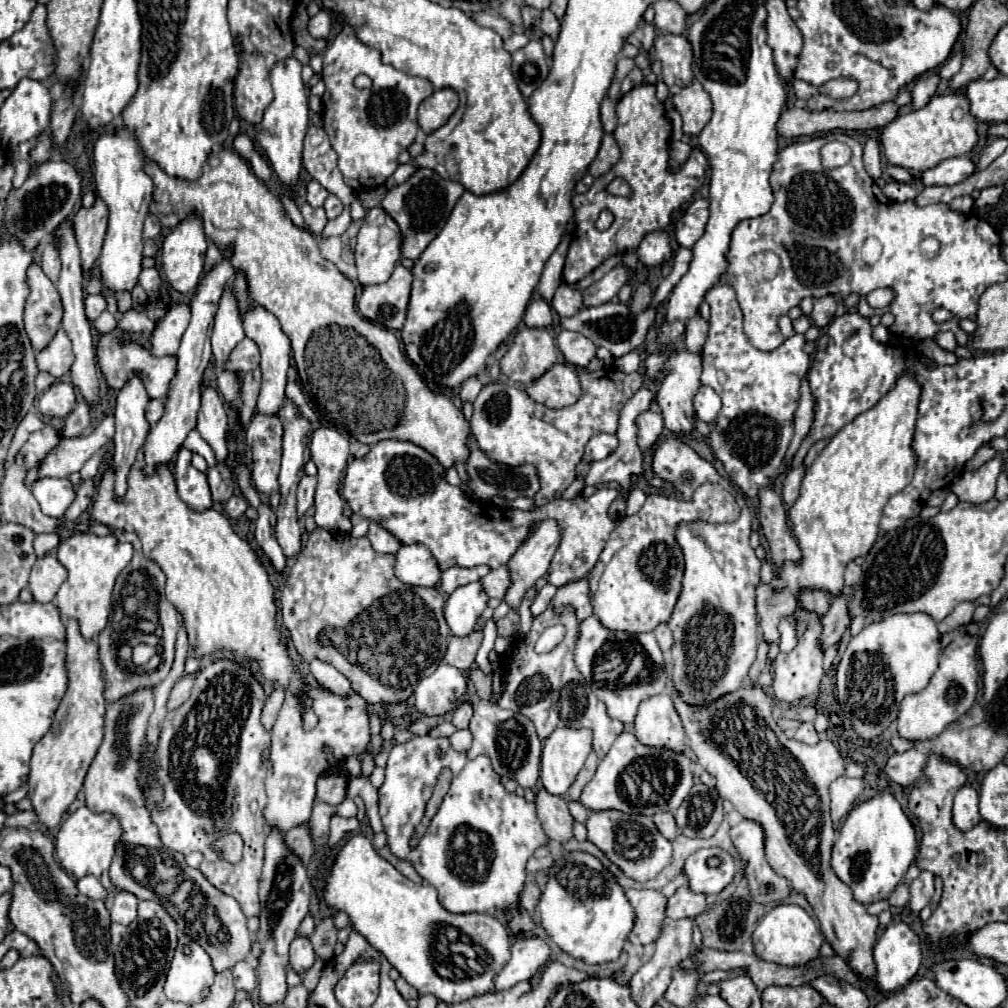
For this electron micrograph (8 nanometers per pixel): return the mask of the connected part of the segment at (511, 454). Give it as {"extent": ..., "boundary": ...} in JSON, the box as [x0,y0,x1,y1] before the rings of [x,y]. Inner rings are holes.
{"extent":[471,368,641,506],"boundary":[[[601,368],[597,372],[583,372],[579,374],[583,396],[577,404],[567,406],[563,410],[549,410],[547,406],[535,402],[529,398],[529,394],[521,386],[507,386],[505,382],[489,382],[481,388],[477,400],[473,402],[475,412],[471,418],[471,434],[475,436],[479,448],[495,462],[519,466],[519,464],[535,464],[541,480],[541,490],[535,494],[535,504],[543,506],[555,498],[561,498],[563,490],[575,480],[575,466],[583,458],[583,448],[587,440],[599,432],[615,434],[617,420],[619,420],[619,408],[641,388],[641,374],[631,372],[625,374],[615,368]]]}

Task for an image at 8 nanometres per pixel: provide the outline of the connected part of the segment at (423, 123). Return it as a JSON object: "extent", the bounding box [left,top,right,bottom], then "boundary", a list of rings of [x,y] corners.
{"extent":[419,88,459,134],"boundary":[[[445,88],[445,90],[435,90],[431,94],[431,98],[423,100],[423,104],[419,106],[419,126],[425,134],[435,132],[437,128],[441,128],[449,116],[457,110],[459,106],[459,98],[453,90]]]}

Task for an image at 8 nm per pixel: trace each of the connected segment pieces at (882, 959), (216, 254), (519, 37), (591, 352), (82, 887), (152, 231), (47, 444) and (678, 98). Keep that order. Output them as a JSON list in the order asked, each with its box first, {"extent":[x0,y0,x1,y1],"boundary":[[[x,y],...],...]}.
[{"extent":[873,922,921,992],"boundary":[[[903,922],[891,924],[873,948],[875,982],[881,992],[903,988],[921,966],[921,944],[917,934]]]},{"extent":[203,241,222,272],"boundary":[[[209,241],[208,248],[209,249],[207,250],[207,257],[203,269],[204,272],[209,270],[209,268],[212,268],[222,258],[222,254],[218,249],[216,249],[217,246],[213,244],[211,241]]]},{"extent":[505,32,529,52],"boundary":[[[519,32],[519,34],[513,34],[513,36],[509,36],[505,40],[505,48],[507,48],[507,52],[515,52],[515,50],[523,48],[527,42],[529,42],[529,36],[523,34],[523,32]]]},{"extent":[557,330,595,366],"boundary":[[[563,330],[557,336],[557,346],[563,352],[565,360],[575,366],[587,366],[595,358],[595,344],[587,340],[581,332],[569,332]]]},{"extent":[77,874,107,900],"boundary":[[[91,874],[79,878],[79,880],[77,880],[77,888],[79,888],[81,894],[91,896],[93,900],[105,900],[105,896],[107,896],[107,892],[105,892],[105,888],[101,886],[99,878],[95,878],[95,876],[91,876]]]},{"extent":[143,214,161,240],"boundary":[[[153,214],[147,216],[145,220],[145,228],[143,228],[143,238],[149,240],[149,238],[157,238],[161,234],[161,224],[159,224],[159,218],[155,218]]]},{"extent":[21,426,59,468],"boundary":[[[45,426],[43,430],[39,432],[33,432],[29,436],[29,440],[23,444],[21,448],[21,454],[25,456],[25,468],[33,468],[33,466],[39,466],[45,456],[59,444],[59,434],[53,426]]]},{"extent":[671,82,711,136],"boundary":[[[699,82],[681,88],[679,94],[671,96],[673,106],[681,112],[683,132],[697,136],[711,120],[711,98]]]}]

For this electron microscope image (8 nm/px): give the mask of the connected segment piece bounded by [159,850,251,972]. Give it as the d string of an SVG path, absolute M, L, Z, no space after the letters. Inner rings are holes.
M165 850L165 852L167 852L169 856L173 856L173 858L179 862L179 866L183 868L185 876L189 876L189 878L199 886L201 894L205 896L205 904L203 904L203 910L199 910L197 914L193 914L193 912L181 914L181 912L177 910L177 906L175 906L173 902L165 902L165 898L163 898L163 902L159 902L159 904L161 904L161 906L167 910L167 914L177 922L177 926L179 926L179 930L181 930L183 934L189 934L193 940L197 940L197 942L203 946L203 950L205 950L205 952L211 956L211 960L213 960L215 972L223 972L223 970L227 970L227 968L233 968L235 962L245 960L247 954L249 954L249 950L251 950L251 934L249 934L249 930L247 930L247 918L245 918L245 914L241 912L239 902L237 902L235 898L231 898L231 896L219 892L219 890L201 874L201 870L185 866L185 856L183 856L183 854L173 852L173 850Z

